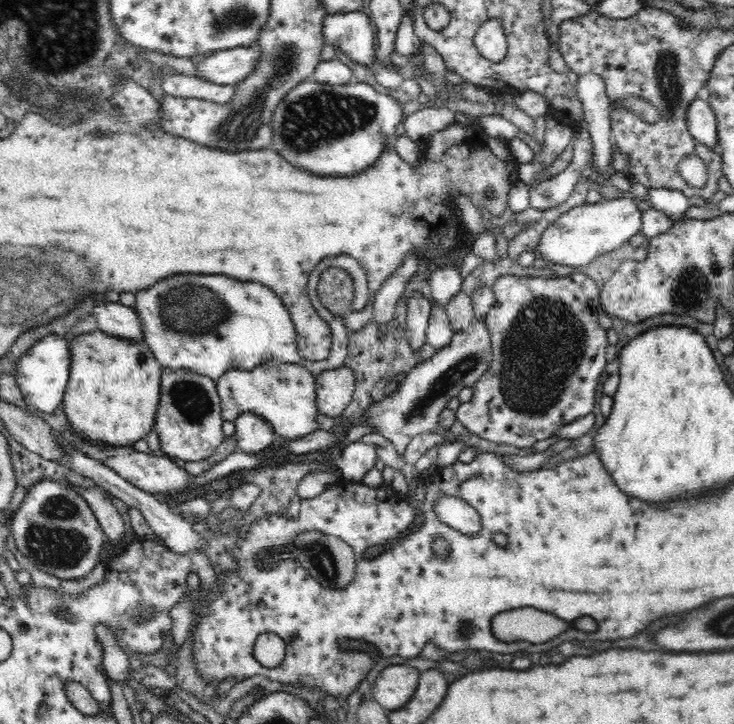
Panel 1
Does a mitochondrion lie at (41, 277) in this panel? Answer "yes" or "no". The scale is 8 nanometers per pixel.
yes

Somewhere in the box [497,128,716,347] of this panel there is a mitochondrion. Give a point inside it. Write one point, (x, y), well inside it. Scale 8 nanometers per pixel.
(692, 286)

